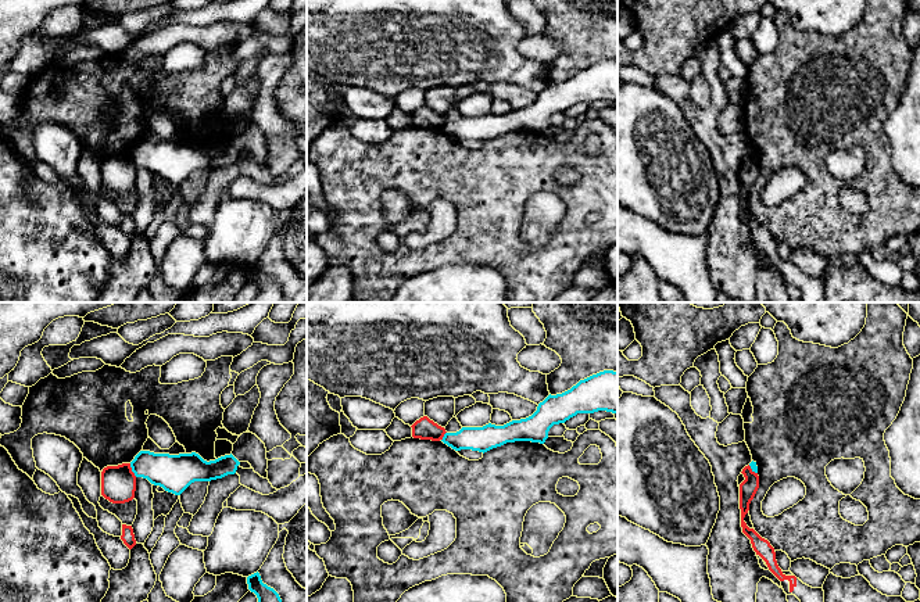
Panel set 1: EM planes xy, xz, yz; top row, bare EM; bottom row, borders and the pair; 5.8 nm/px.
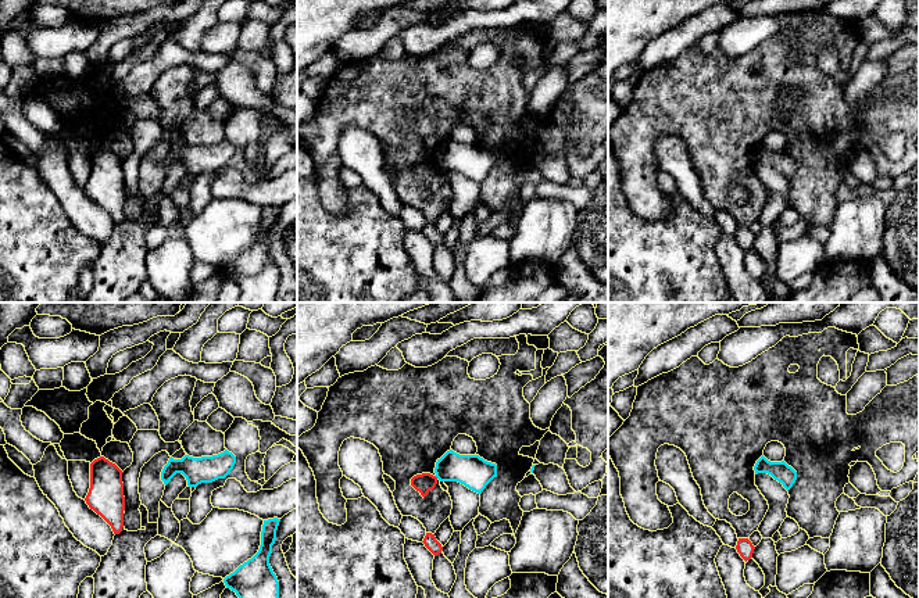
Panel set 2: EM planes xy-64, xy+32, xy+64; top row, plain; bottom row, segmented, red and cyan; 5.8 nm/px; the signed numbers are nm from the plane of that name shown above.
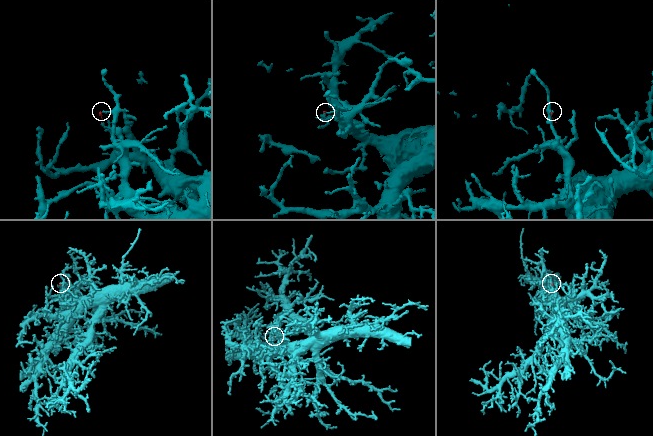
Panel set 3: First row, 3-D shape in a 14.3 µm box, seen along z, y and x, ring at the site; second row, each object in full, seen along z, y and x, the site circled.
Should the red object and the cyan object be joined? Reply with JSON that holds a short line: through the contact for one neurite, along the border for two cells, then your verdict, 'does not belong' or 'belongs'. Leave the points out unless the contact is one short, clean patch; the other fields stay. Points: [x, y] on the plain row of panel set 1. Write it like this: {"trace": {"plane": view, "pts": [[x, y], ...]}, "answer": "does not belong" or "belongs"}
{"trace": {"plane": "xy", "pts": [[129, 153], [136, 165]]}, "answer": "does not belong"}

